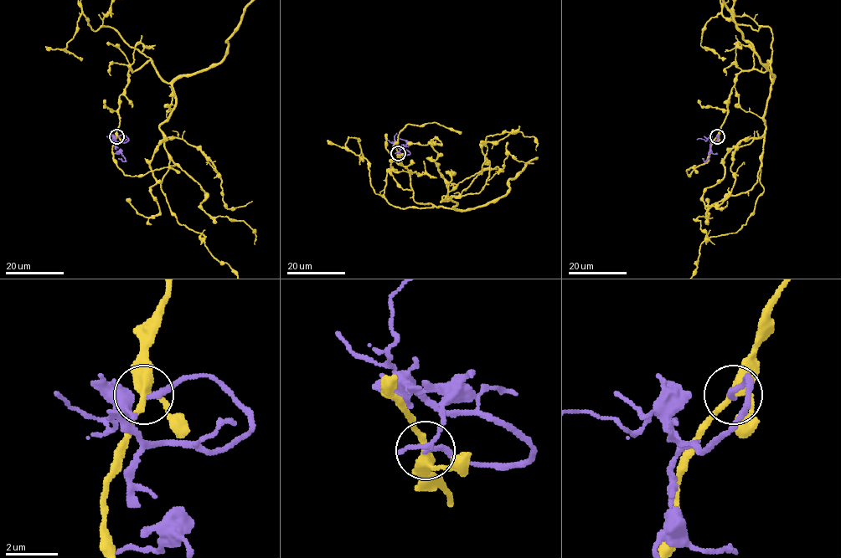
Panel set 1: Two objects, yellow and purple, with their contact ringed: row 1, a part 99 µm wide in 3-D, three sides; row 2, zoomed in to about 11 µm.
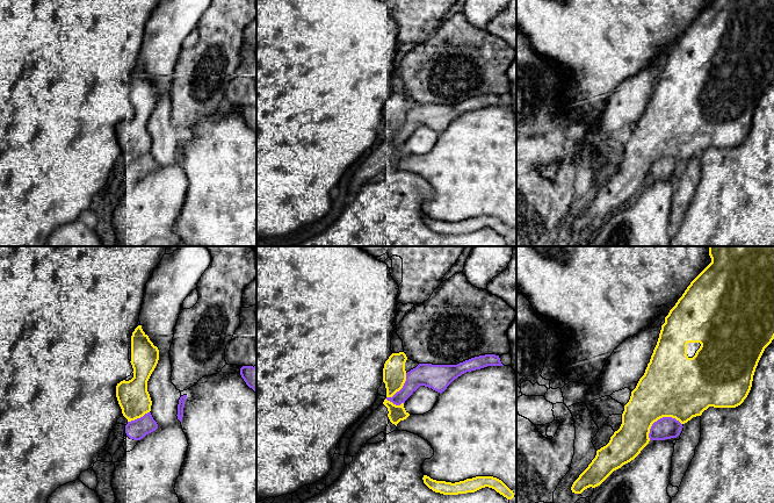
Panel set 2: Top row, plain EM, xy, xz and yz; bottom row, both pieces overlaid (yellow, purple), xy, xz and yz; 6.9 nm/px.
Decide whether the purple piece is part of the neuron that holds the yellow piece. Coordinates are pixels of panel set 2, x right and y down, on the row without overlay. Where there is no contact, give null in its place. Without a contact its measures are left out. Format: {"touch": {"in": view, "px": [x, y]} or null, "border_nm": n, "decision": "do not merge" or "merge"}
{"touch": {"in": "xz", "px": [396, 131]}, "border_nm": 240, "decision": "do not merge"}

